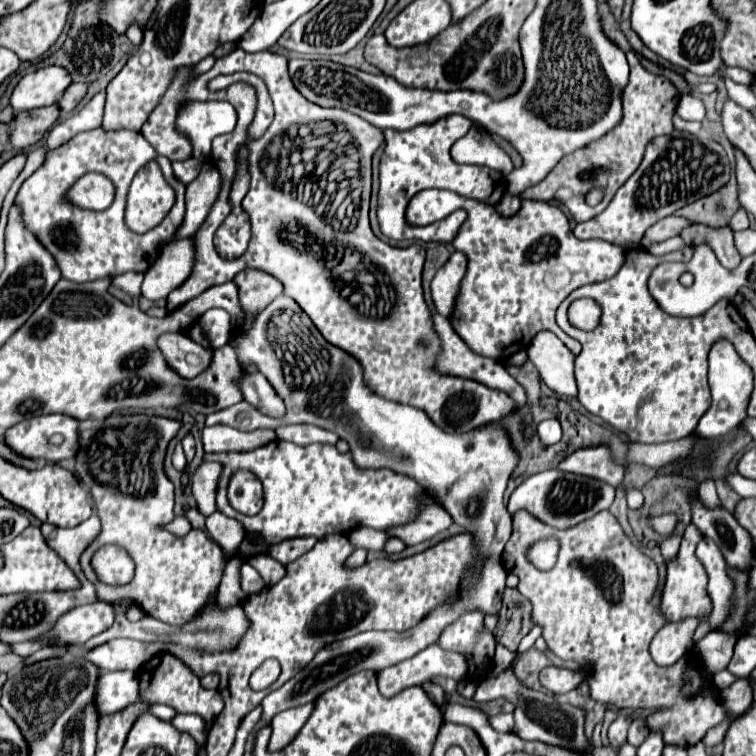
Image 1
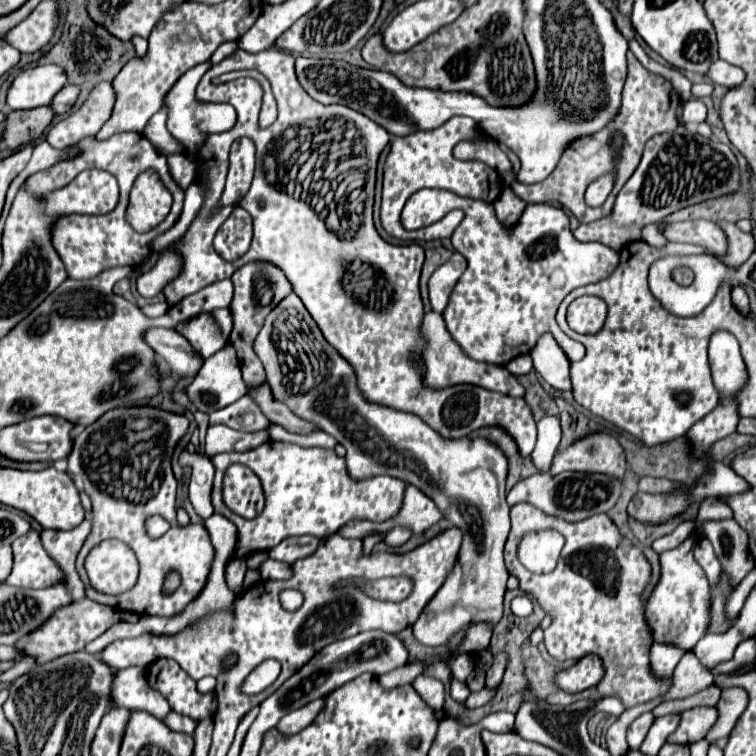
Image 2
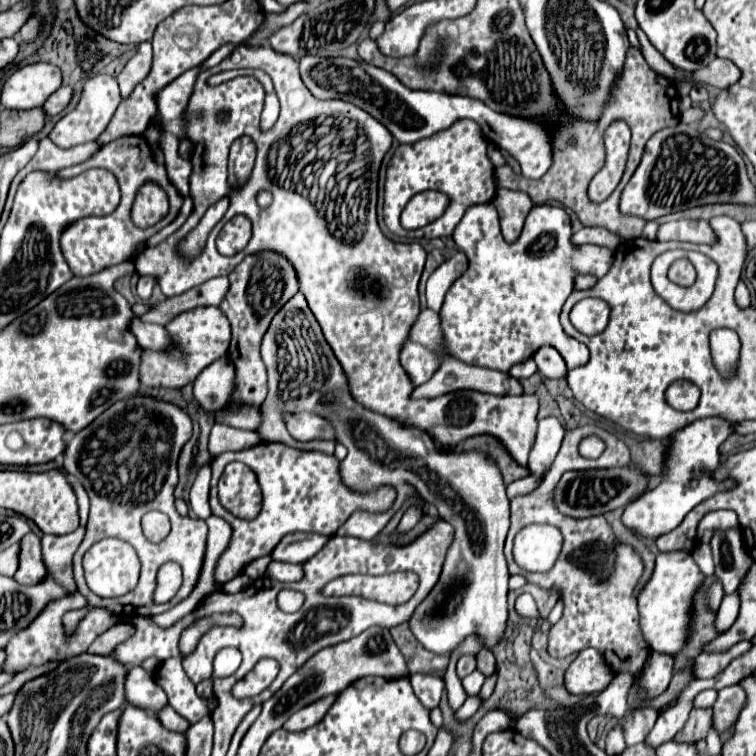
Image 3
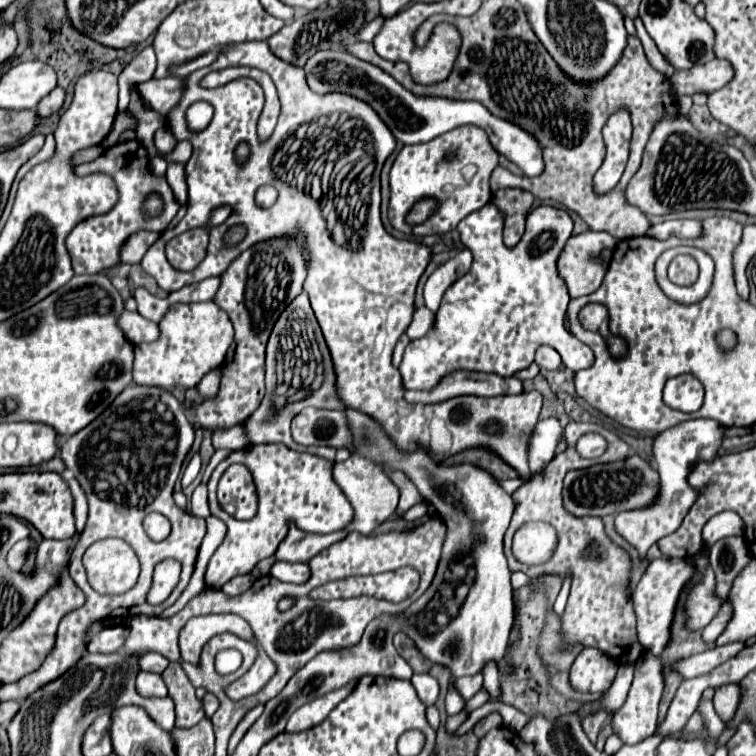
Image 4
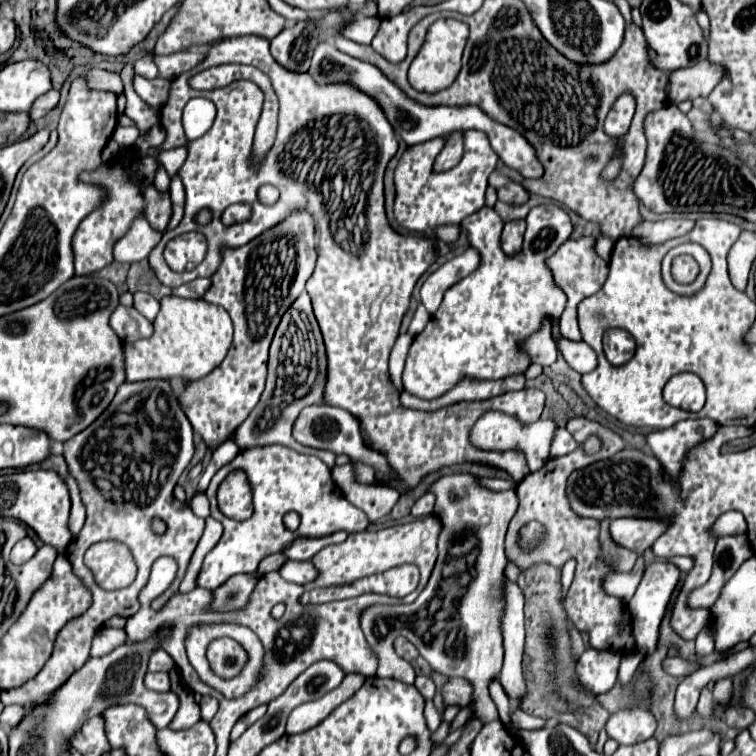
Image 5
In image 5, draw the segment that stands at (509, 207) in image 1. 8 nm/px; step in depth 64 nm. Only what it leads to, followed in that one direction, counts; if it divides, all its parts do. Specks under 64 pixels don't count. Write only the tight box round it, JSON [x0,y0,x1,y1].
[498,184,528,256]

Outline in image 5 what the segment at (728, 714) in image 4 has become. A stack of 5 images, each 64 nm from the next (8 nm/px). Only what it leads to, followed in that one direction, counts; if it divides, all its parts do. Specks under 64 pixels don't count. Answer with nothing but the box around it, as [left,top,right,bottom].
[714,678,732,704]

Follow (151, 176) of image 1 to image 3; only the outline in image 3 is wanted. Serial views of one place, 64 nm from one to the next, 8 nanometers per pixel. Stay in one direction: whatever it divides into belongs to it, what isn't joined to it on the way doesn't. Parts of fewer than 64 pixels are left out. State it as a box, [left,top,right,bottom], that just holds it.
[132,182,168,228]

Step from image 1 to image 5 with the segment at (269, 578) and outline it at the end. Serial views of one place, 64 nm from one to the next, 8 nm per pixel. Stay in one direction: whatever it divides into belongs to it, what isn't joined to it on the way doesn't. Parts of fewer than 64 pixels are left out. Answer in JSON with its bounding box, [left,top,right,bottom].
[280,560,318,584]

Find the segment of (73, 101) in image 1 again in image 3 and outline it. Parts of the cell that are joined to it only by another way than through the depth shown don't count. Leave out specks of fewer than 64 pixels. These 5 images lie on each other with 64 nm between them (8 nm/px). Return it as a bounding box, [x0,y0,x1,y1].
[42,86,72,116]

